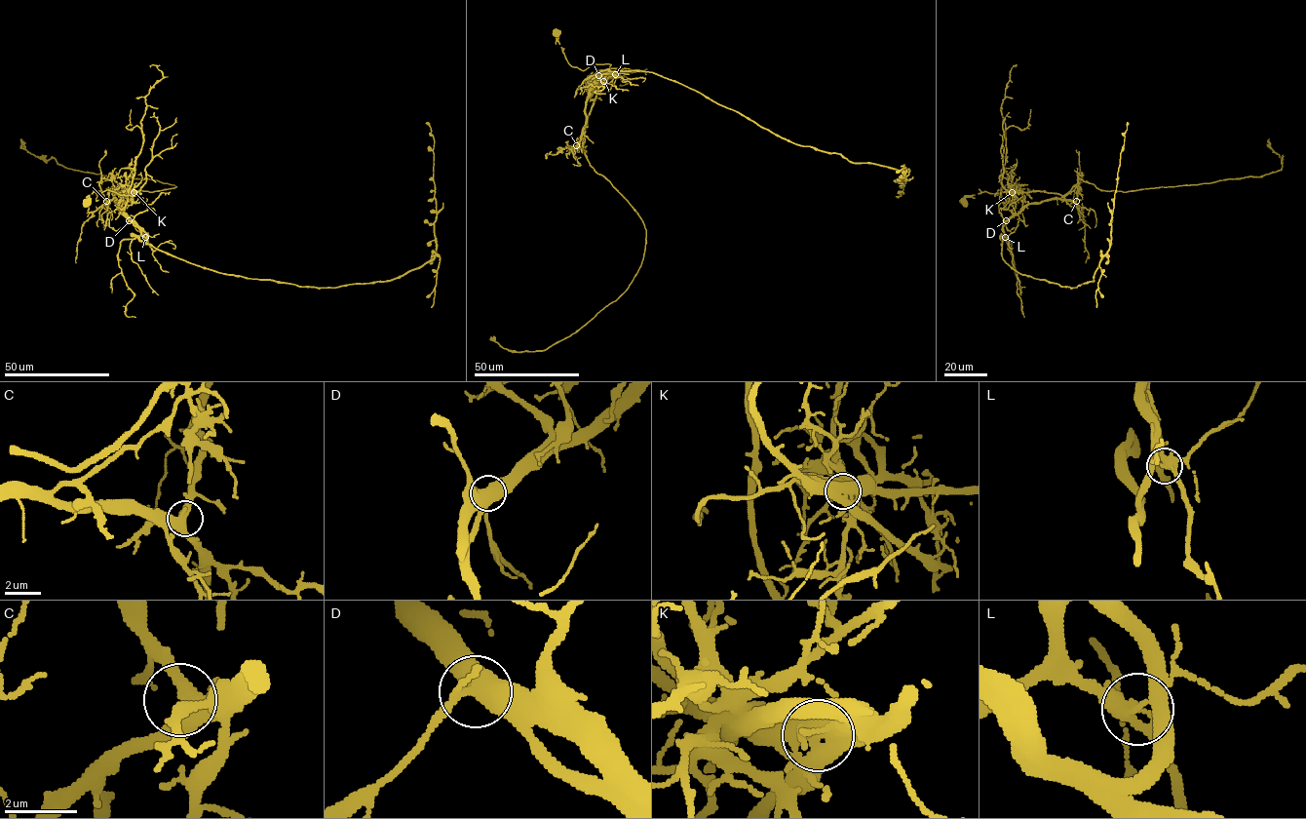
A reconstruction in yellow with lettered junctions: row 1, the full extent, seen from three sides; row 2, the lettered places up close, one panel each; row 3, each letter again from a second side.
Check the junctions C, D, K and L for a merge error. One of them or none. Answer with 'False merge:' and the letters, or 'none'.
False merge: K

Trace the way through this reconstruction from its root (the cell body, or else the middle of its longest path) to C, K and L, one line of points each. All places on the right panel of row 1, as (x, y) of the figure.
C: (965, 202), (966, 196), (998, 190), (1001, 191), (995, 196), (1010, 191), (1029, 203), (1054, 199), (1076, 201)
K: (965, 202), (966, 196), (980, 192), (1001, 191), (995, 196), (996, 193), (1012, 192)
L: (965, 202), (966, 196), (980, 192), (1001, 191), (995, 196), (1009, 191), (1015, 214), (1004, 224), (1005, 237)

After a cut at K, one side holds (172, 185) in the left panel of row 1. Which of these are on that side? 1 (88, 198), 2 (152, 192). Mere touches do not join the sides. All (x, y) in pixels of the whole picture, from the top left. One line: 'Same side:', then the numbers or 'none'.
Same side: 1, 2

